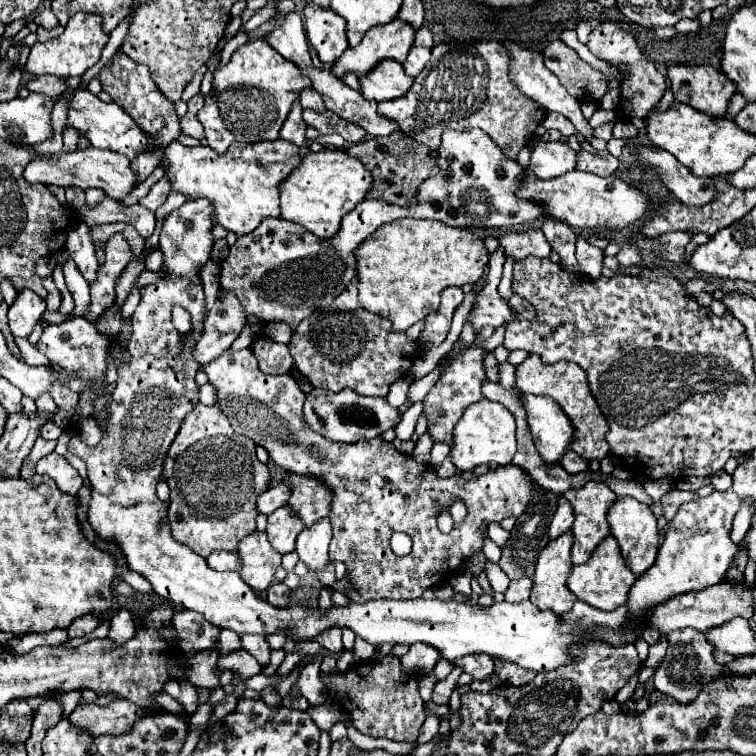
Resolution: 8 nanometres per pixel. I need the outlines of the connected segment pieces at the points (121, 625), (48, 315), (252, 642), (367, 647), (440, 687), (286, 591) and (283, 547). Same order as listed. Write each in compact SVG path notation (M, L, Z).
M120 608L112 622L110 622L110 632L108 632L108 638L114 640L116 644L122 644L126 640L130 640L136 632L136 626L134 626L134 616L138 612L136 610L126 610L126 608Z
M46 310L42 318L44 318L46 322L50 322L50 324L62 324L62 322L66 322L66 320L72 320L72 318L74 318L74 312L64 314L64 312L60 312L60 310Z
M244 634L240 636L242 638L242 648L252 654L260 666L268 666L270 664L270 652L272 648L268 646L268 640L266 636L260 636L260 634Z
M357 636L354 646L354 664L361 664L370 661L374 655L374 650L374 646Z
M455 667L446 679L438 681L433 688L431 700L437 705L447 705L452 692L458 686L457 681L462 673L462 667Z
M282 582L272 584L266 590L266 600L268 600L268 604L272 604L276 608L284 608L290 602L290 588L286 584L282 584Z
M282 506L278 508L272 516L268 516L268 540L270 544L280 552L280 554L286 554L286 552L292 552L294 550L294 542L296 542L296 536L304 530L306 526L302 524L300 516L292 516L288 512L288 506Z

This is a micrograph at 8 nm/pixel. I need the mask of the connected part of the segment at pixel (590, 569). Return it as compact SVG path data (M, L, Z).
M614 536L604 538L598 548L592 552L586 564L574 566L568 578L568 588L578 596L578 600L598 608L598 610L616 610L620 604L628 600L628 590L634 584L636 576L626 568L626 562L620 554L620 546L616 544Z

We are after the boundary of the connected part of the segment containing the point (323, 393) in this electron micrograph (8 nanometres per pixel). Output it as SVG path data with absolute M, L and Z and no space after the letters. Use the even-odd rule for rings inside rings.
M250 348L224 352L220 358L204 364L202 370L208 376L208 382L218 388L220 408L230 418L236 432L256 440L258 446L264 446L270 452L270 458L284 470L294 474L316 474L332 488L334 502L328 518L334 528L334 538L330 542L330 560L342 560L346 564L346 574L358 590L356 594L348 594L354 602L376 598L410 600L422 596L426 588L442 584L482 548L482 520L500 522L508 516L520 516L534 498L544 494L542 488L564 494L571 488L581 488L588 480L596 480L605 482L618 497L629 496L648 505L652 503L642 484L634 479L623 481L601 472L589 476L588 472L572 475L560 465L546 464L530 438L522 392L514 386L504 388L486 380L482 390L488 400L504 404L516 416L518 452L512 462L518 466L500 466L484 476L464 480L462 476L440 478L430 464L420 464L412 456L398 452L392 442L376 438L398 424L398 410L390 408L386 398L358 396L352 390L336 394L324 388L314 388L306 394L304 402L304 392L294 376L264 374ZM454 496L466 502L468 516L464 522L454 524L450 534L442 534L436 526L438 510L448 508ZM434 500L438 500L440 508L434 508ZM394 532L404 532L412 538L412 552L404 558L398 558L390 550L390 536Z

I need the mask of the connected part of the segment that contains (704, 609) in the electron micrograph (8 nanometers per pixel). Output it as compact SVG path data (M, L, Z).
M722 580L720 584L716 584L712 588L704 588L700 592L688 592L688 594L676 596L676 598L652 608L650 614L648 614L648 620L650 620L650 626L668 634L672 630L682 630L682 628L688 628L688 626L698 630L698 632L706 632L708 628L720 626L734 616L744 616L744 618L754 616L752 594L744 588L744 584L734 584L732 586L726 580Z

